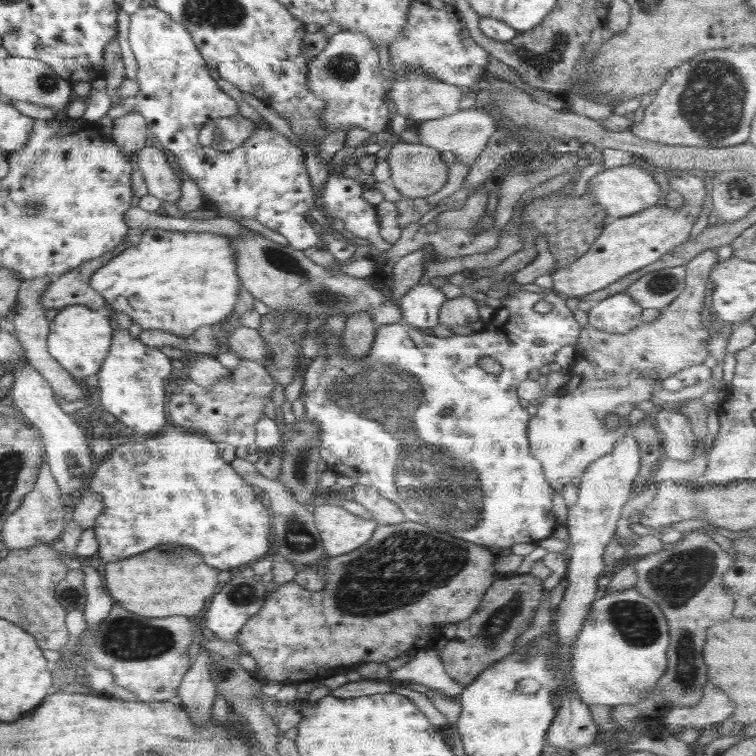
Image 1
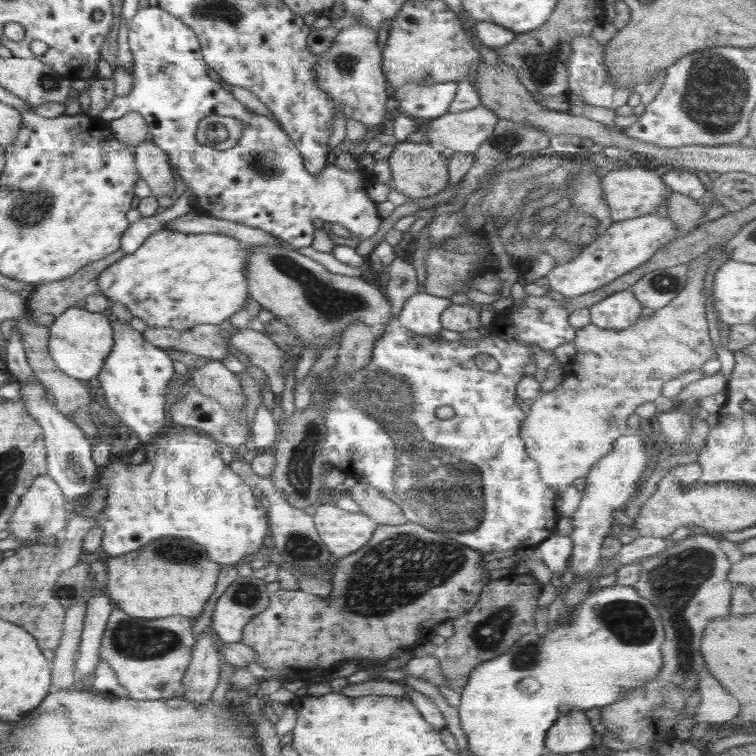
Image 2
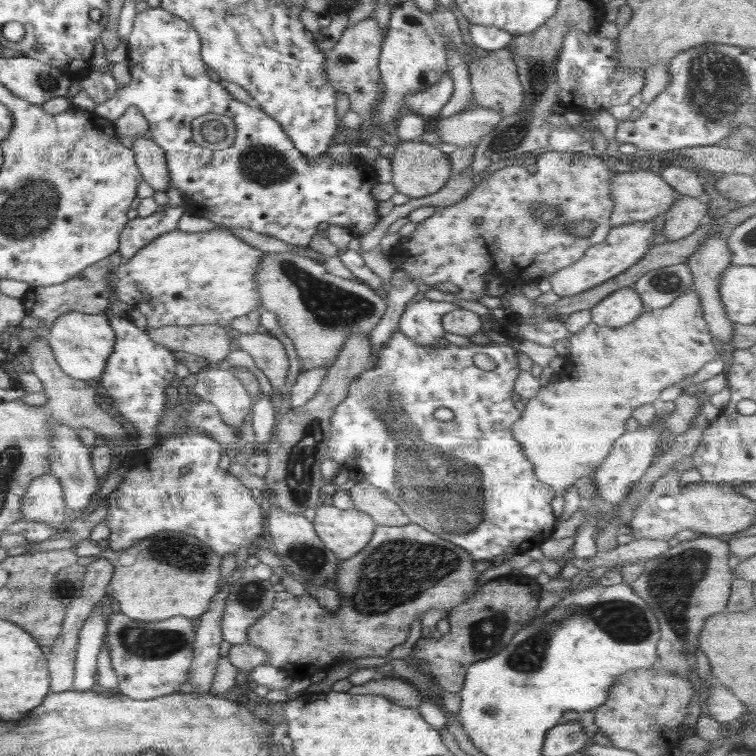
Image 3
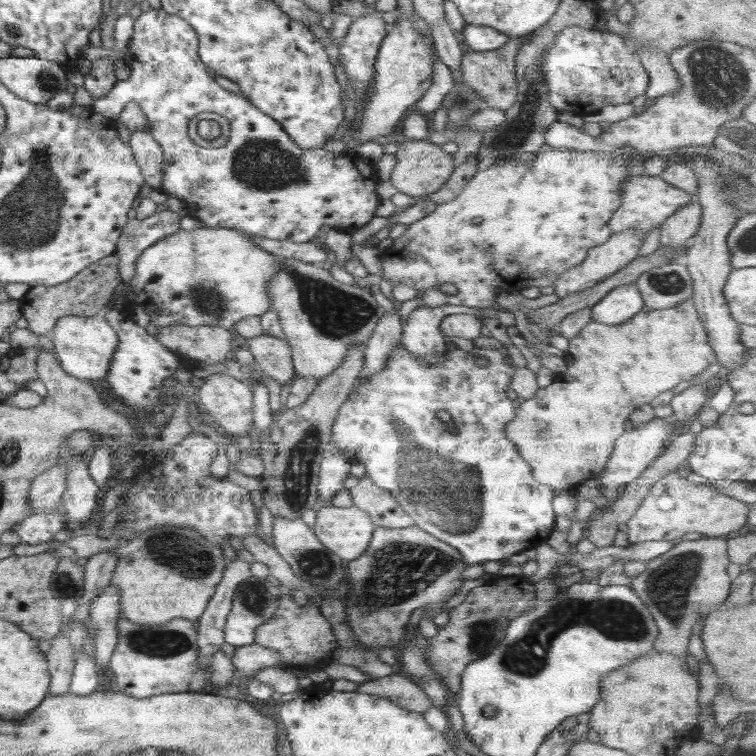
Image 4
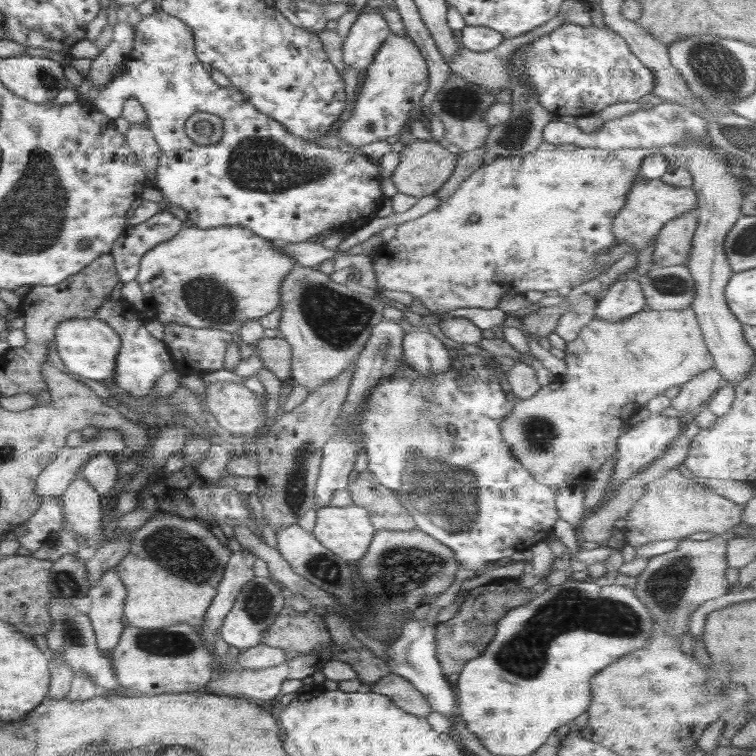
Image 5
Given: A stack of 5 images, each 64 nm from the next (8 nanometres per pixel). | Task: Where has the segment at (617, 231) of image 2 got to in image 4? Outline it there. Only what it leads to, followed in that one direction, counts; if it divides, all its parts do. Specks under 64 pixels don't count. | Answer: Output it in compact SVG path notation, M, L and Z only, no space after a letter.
M622 231L619 233L612 233L612 236L604 244L591 248L585 259L581 262L578 268L572 268L568 272L564 272L562 276L557 278L555 285L553 286L555 294L560 298L568 295L573 295L587 286L593 286L595 282L604 280L614 274L618 273L618 270L625 268L630 262L638 257L640 252L640 246L642 246L643 240L636 231Z

